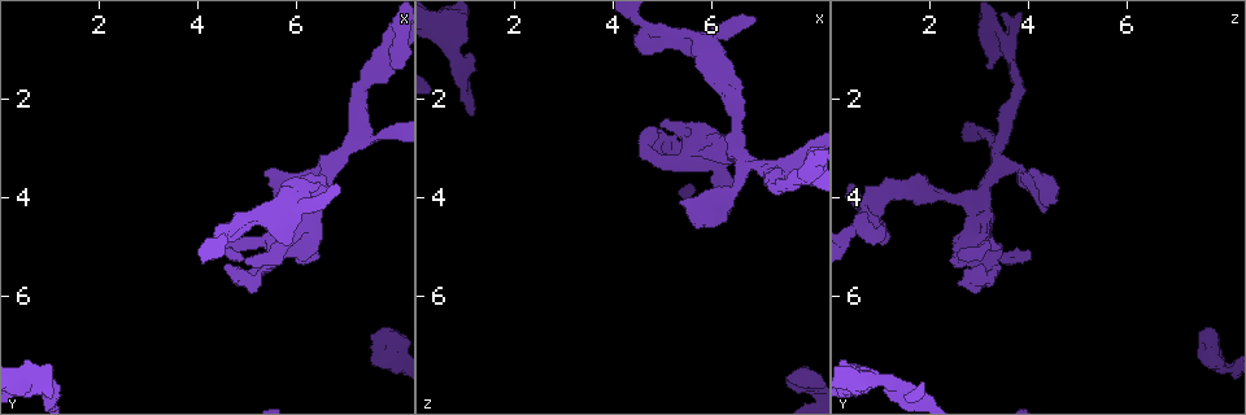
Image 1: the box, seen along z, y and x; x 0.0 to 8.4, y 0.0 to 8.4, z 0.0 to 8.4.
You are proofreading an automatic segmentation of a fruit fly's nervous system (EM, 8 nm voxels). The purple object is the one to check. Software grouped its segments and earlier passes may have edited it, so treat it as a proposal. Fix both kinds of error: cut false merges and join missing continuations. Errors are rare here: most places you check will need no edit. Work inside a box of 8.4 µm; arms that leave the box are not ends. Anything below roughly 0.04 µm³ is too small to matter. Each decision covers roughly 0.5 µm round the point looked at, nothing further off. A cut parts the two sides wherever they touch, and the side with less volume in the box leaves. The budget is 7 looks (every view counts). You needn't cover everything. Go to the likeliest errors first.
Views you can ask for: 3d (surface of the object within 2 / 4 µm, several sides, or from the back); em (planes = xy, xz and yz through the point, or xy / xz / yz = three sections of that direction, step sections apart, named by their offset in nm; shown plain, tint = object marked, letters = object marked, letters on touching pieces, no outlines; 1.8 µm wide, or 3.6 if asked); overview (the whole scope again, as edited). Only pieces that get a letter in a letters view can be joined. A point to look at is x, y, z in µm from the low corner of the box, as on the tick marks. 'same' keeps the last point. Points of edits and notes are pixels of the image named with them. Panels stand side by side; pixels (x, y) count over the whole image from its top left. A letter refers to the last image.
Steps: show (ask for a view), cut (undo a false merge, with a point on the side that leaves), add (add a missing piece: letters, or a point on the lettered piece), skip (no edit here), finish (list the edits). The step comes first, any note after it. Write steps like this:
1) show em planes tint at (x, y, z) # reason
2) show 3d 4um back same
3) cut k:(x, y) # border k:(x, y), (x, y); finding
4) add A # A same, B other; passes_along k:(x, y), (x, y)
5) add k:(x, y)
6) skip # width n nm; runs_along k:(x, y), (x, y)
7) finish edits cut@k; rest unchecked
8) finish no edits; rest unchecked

show em planes letters at (5.40, 3.50, 4.05) # free end

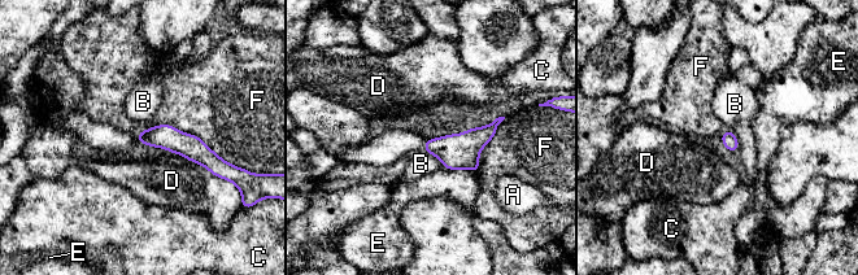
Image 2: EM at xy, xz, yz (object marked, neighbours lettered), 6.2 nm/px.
skip # A other, B other, C other, D other, E other, F other; none of them fits

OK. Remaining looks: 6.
show em planes plain at (7.75, 6.65, 7.55)

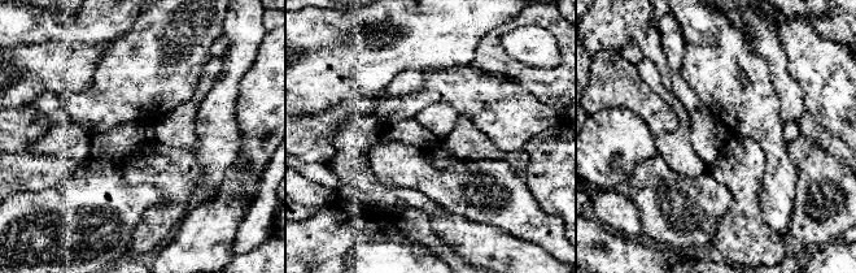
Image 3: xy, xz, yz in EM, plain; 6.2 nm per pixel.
show em planes letters same # see the neighbours

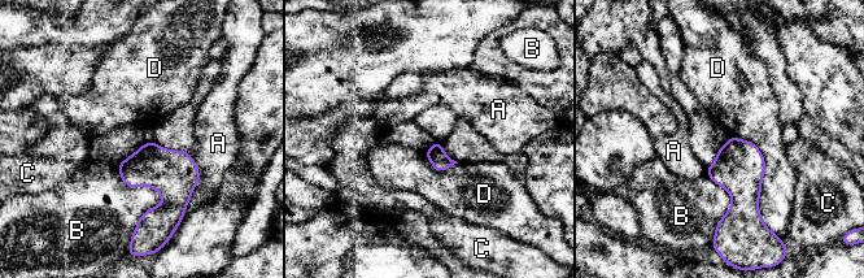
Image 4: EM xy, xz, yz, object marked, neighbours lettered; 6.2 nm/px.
skip # A other, B other, C other, D other; border 4:(732, 135), (763, 157), (762, 220); no lettered piece goes on from it

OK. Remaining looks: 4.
show em 3.6um planes tint at (4.60, 5.05, 3.00) # closes a loop

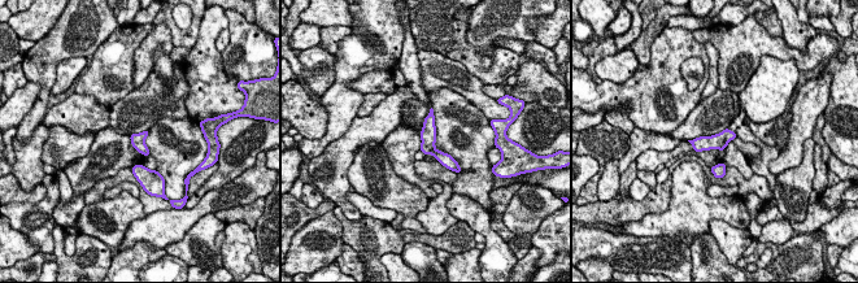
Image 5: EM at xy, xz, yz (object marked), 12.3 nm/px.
show em 3.6um planes letters same # what lies round it

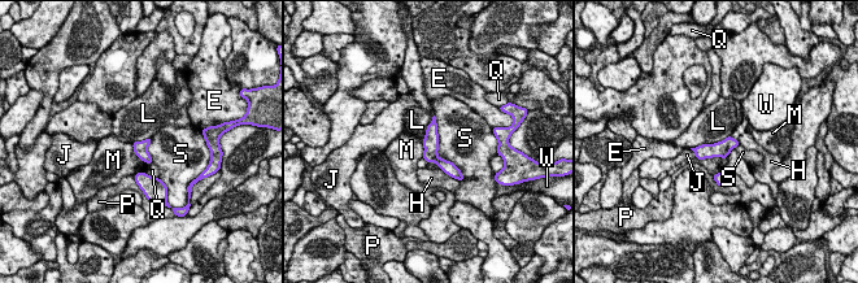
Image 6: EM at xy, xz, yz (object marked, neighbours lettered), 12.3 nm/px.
skip # width 160 nm; E other, H other, J other, L other, M other, P other, Q other, S other, W other; border 6:(730, 135), (691, 148); one cell here

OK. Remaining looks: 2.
finish no edits; rest unchecked

